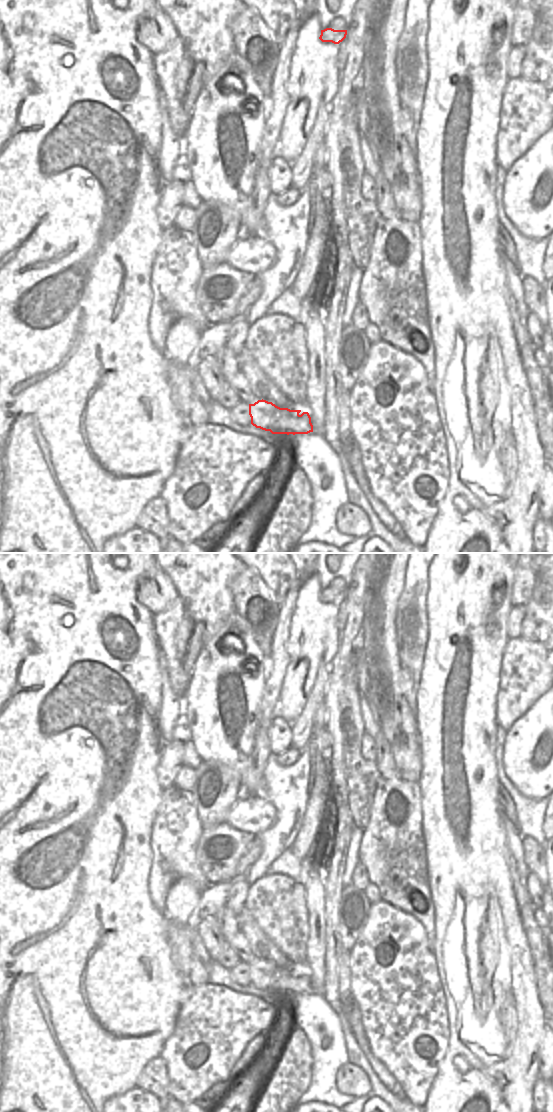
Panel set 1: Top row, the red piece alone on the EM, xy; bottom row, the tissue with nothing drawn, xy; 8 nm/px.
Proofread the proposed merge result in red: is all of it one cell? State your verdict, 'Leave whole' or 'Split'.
Split

